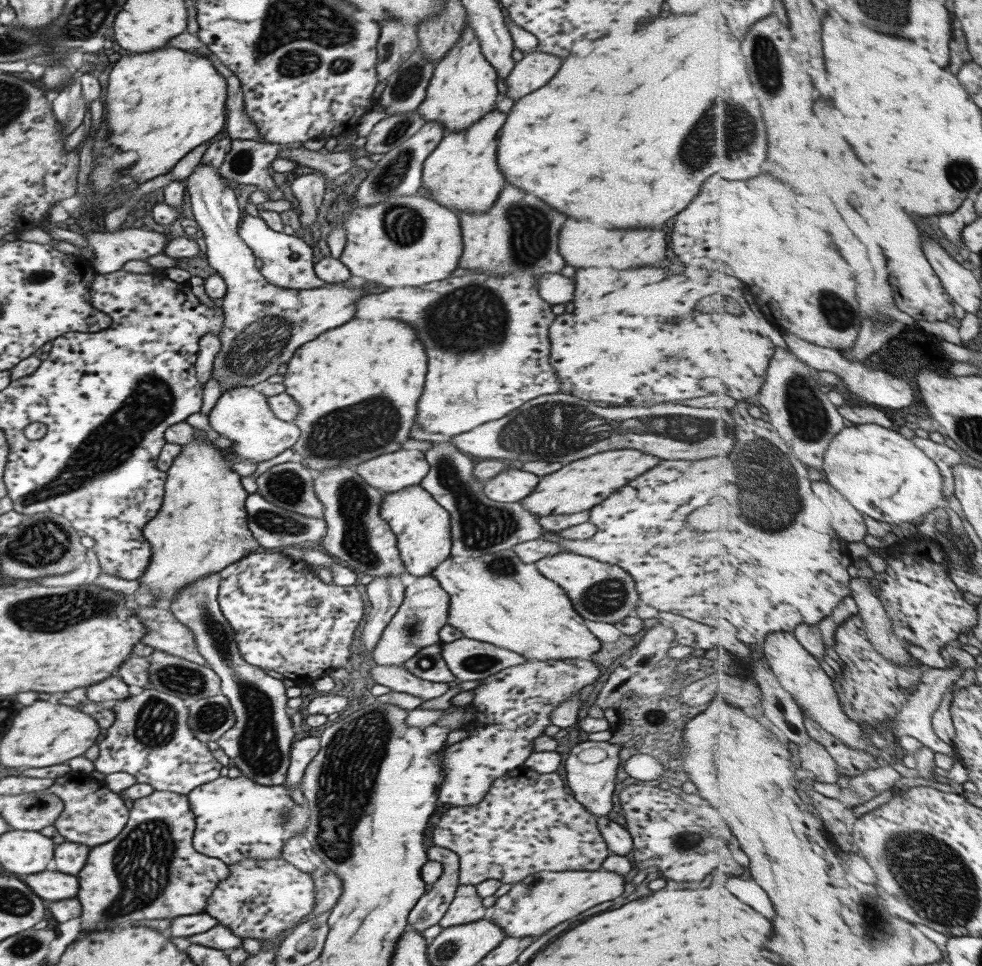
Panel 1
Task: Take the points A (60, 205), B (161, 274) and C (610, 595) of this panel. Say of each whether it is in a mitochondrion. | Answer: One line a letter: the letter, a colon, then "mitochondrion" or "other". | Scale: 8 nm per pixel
A: other
B: other
C: mitochondrion

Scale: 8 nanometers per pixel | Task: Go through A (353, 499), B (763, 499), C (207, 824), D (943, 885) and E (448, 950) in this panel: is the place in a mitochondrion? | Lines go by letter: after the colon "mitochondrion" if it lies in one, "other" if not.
A: mitochondrion
B: mitochondrion
C: other
D: mitochondrion
E: mitochondrion

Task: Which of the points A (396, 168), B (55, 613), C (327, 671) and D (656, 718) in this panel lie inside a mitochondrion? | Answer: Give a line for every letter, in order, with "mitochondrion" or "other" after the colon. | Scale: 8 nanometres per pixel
A: mitochondrion
B: mitochondrion
C: other
D: other

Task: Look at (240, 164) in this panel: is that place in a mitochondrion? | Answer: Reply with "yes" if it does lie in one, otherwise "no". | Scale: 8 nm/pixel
yes

